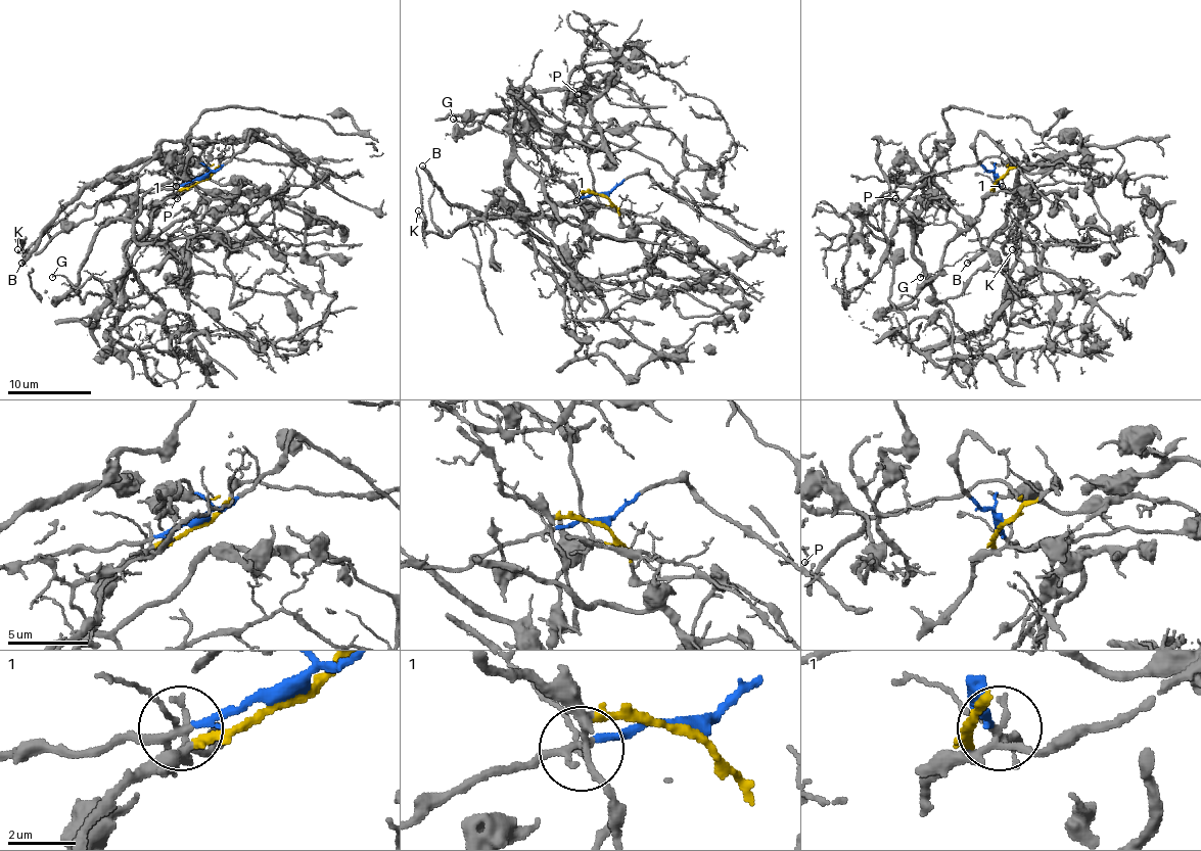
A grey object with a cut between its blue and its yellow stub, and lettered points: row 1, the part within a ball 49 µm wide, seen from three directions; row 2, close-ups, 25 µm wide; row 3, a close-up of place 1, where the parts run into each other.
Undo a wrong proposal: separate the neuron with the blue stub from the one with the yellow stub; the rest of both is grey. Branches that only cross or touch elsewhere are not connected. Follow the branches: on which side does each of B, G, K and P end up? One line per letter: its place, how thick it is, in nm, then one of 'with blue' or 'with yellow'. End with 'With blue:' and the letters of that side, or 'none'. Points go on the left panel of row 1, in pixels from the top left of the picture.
B: (21, 263) | 340 nm | with blue
G: (52, 277) | 160 nm | with yellow
K: (17, 249) | 110 nm | with blue
P: (177, 198) | 130 nm | with yellow
With blue: B, K

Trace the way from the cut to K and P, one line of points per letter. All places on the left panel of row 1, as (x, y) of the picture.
K: (203, 178), (172, 188), (101, 199), (92, 205), (80, 203), (24, 251), (17, 249)
P: (203, 180), (214, 168), (193, 157), (181, 174), (181, 166), (172, 161), (168, 170), (193, 186), (176, 199)

